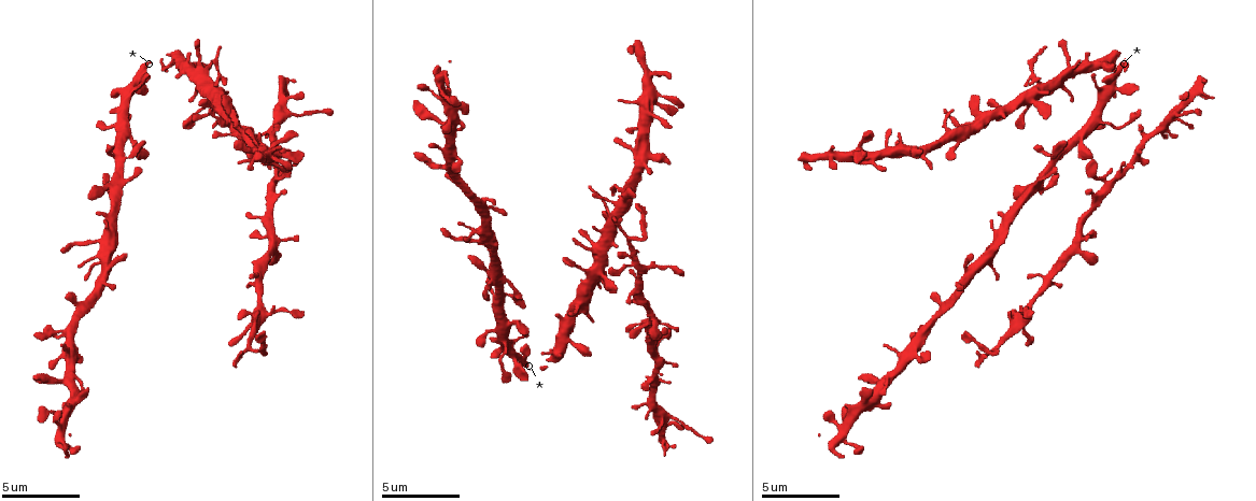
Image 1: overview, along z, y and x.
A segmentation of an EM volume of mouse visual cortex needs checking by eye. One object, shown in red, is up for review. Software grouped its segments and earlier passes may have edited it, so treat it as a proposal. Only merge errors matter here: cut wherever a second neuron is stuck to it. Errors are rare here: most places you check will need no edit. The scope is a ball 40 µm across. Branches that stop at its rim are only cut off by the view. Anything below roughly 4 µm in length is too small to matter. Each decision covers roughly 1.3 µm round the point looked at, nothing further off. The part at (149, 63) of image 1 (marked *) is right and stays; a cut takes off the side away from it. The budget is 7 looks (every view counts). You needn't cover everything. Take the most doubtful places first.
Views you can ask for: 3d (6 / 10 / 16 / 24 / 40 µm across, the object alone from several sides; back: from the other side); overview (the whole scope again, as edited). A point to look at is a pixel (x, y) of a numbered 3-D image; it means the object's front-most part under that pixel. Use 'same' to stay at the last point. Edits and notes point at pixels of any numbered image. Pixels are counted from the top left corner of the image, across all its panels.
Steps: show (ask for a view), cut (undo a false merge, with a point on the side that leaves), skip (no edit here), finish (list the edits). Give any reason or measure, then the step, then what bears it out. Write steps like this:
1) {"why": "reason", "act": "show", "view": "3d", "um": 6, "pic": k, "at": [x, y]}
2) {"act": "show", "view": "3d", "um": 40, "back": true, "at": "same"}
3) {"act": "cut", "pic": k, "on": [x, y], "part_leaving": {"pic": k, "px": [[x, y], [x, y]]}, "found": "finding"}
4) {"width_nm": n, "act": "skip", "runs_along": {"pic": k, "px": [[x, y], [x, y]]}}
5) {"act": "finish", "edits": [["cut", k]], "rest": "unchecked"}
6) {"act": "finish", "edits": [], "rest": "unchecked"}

{"why": "branch point", "act": "show", "view": "3d", "um": 10, "pic": 1, "at": [1108, 185]}

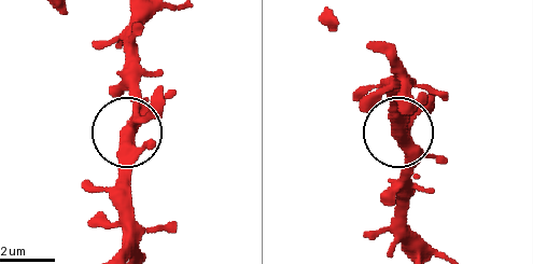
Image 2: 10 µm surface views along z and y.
{"act": "skip", "found": "continuous, no second neuron"}

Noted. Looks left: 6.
{"why": "three arms meet", "act": "show", "view": "3d", "um": 6, "pic": 1, "at": [640, 235]}

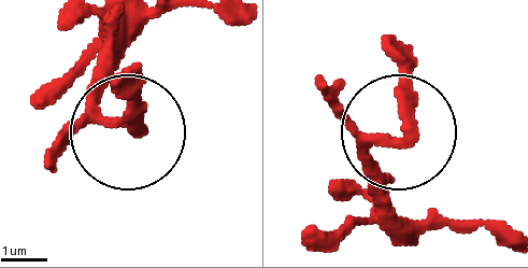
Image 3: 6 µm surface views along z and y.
{"act": "skip", "found": "continuous, no second neuron"}

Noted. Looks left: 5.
{"why": "looks like a crossing", "act": "show", "view": "3d", "um": 16, "pic": 1, "at": [1030, 101]}

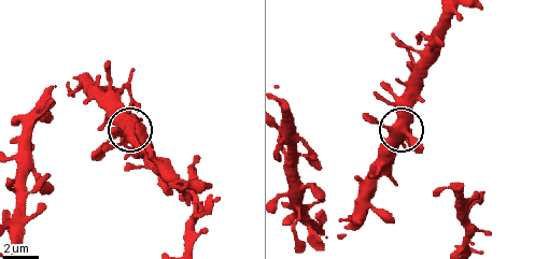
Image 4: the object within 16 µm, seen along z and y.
{"side_arm_um": 18, "act": "skip", "found": "all the same neuron"}

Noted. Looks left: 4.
{"why": "a narrow waist", "act": "show", "view": "3d", "um": 10, "pic": 1, "at": [1067, 258]}

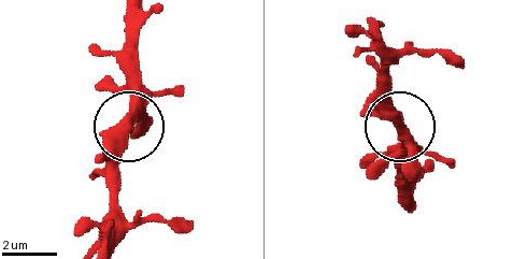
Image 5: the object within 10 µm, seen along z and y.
{"why": "zoom in", "act": "show", "view": "3d", "um": 6, "pic": 5, "at": [127, 126]}

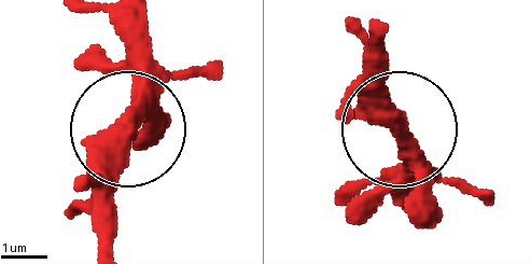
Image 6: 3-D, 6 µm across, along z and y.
{"act": "skip", "found": "one neuron here"}

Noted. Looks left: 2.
{"act": "finish", "edits": [], "rest": "unchecked"}

